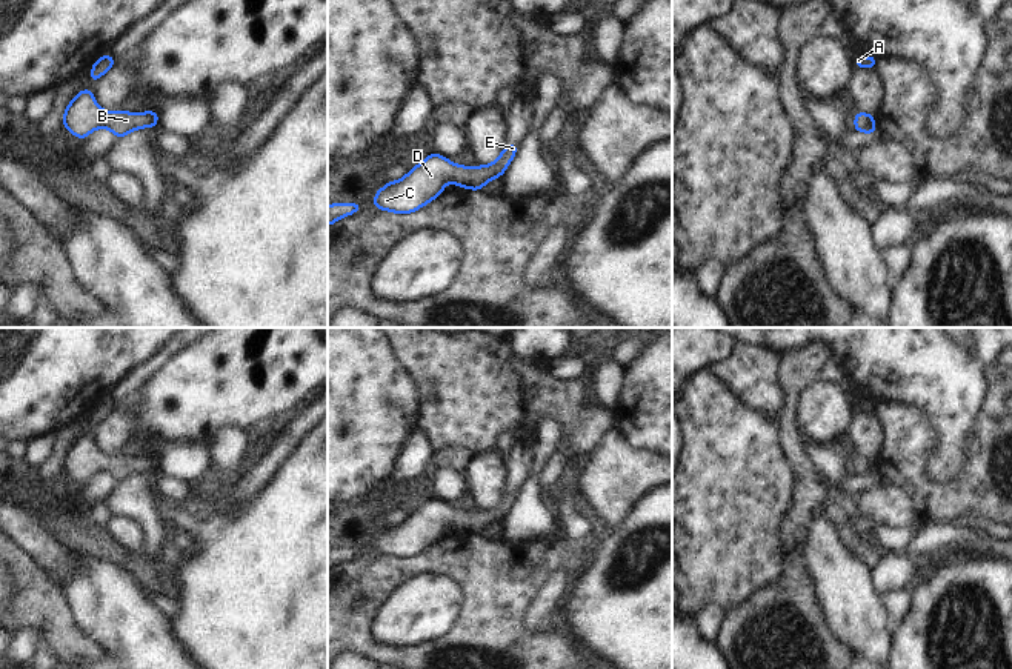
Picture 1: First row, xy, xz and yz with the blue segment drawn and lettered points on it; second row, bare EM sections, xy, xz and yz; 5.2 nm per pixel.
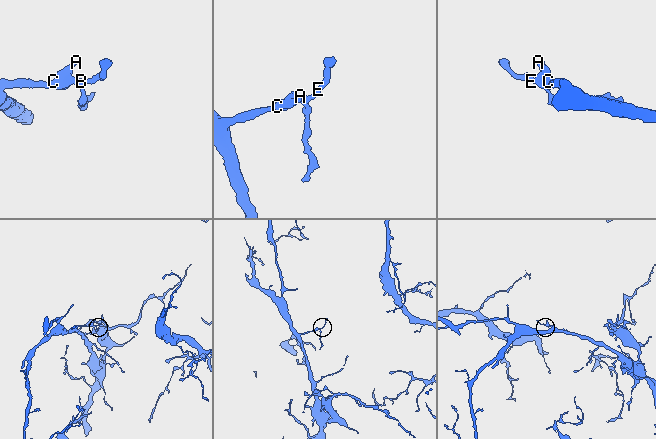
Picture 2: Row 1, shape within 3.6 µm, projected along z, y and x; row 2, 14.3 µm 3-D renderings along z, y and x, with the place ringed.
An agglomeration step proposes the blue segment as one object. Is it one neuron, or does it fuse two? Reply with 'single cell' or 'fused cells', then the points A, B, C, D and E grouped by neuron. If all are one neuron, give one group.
single cell; groups A B C D E

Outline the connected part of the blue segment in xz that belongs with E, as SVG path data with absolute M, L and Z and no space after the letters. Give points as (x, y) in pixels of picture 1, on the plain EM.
M509 488L492 509L477 512L452 509L449 503L432 497L401 524L386 528L378 534L372 548L380 555L411 558L437 543L448 526L472 535L483 534L489 524L503 520L517 494L518 488Z

